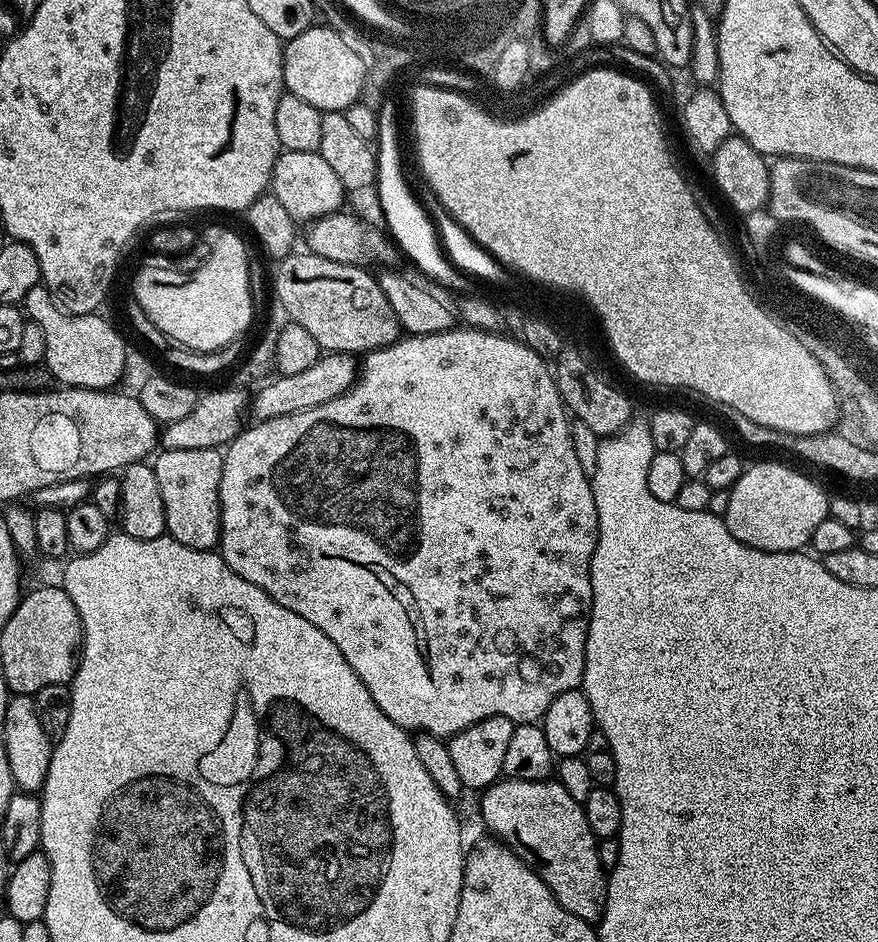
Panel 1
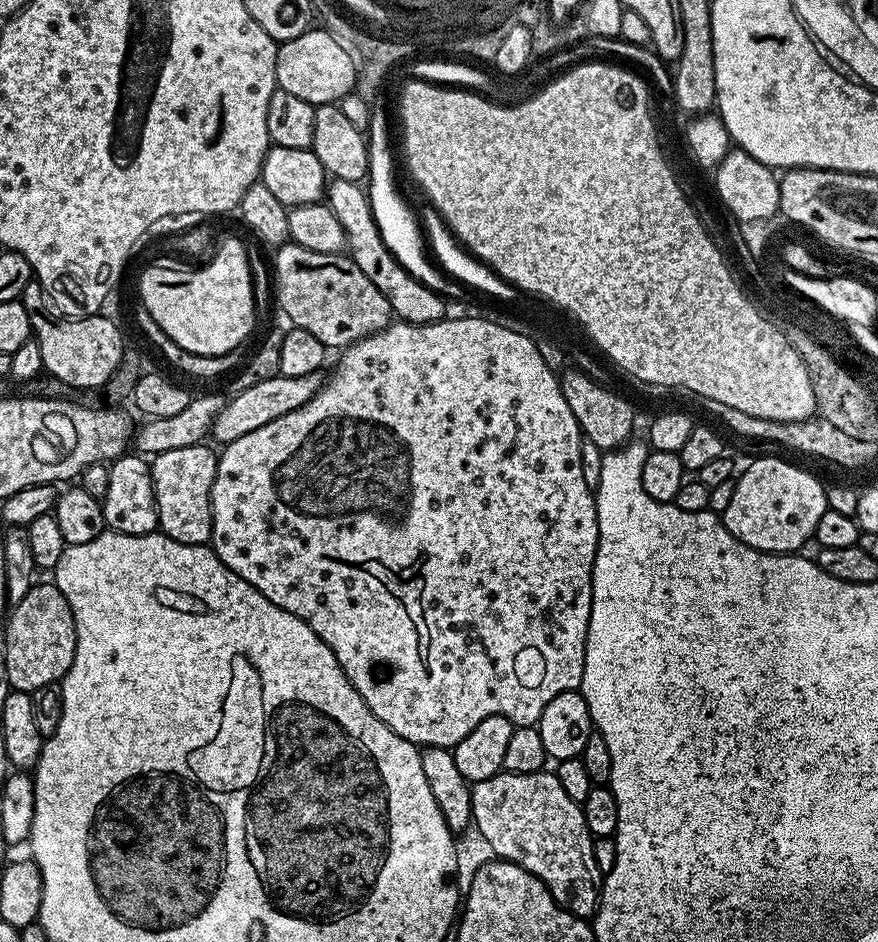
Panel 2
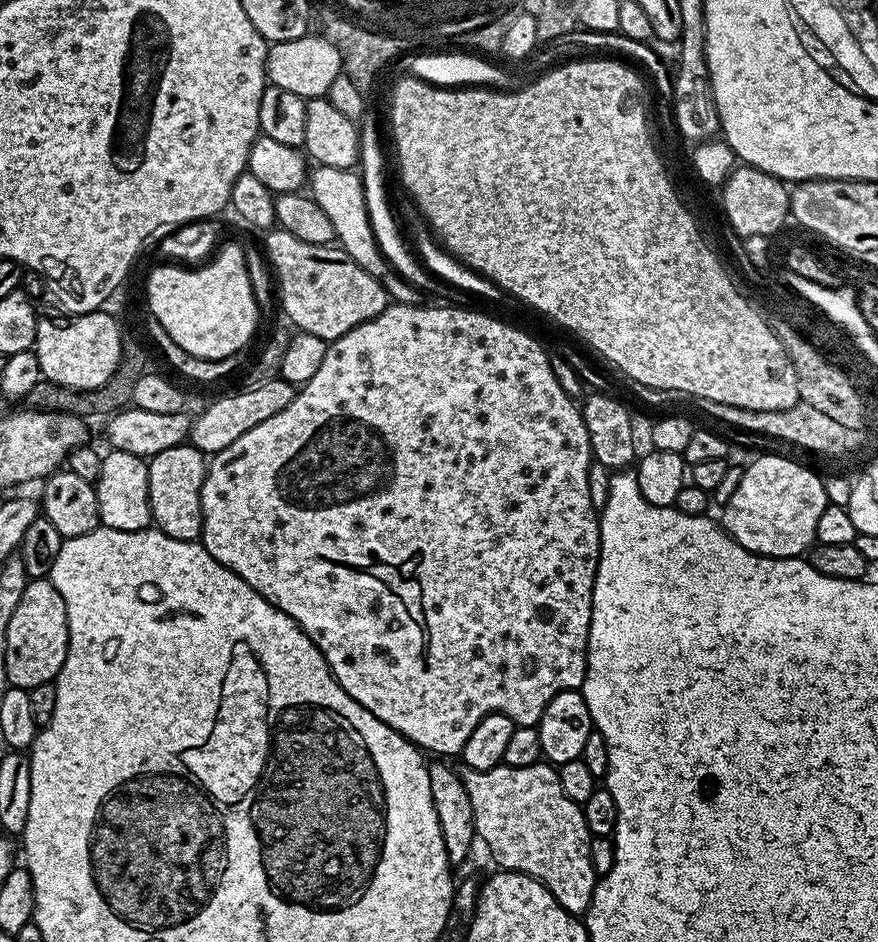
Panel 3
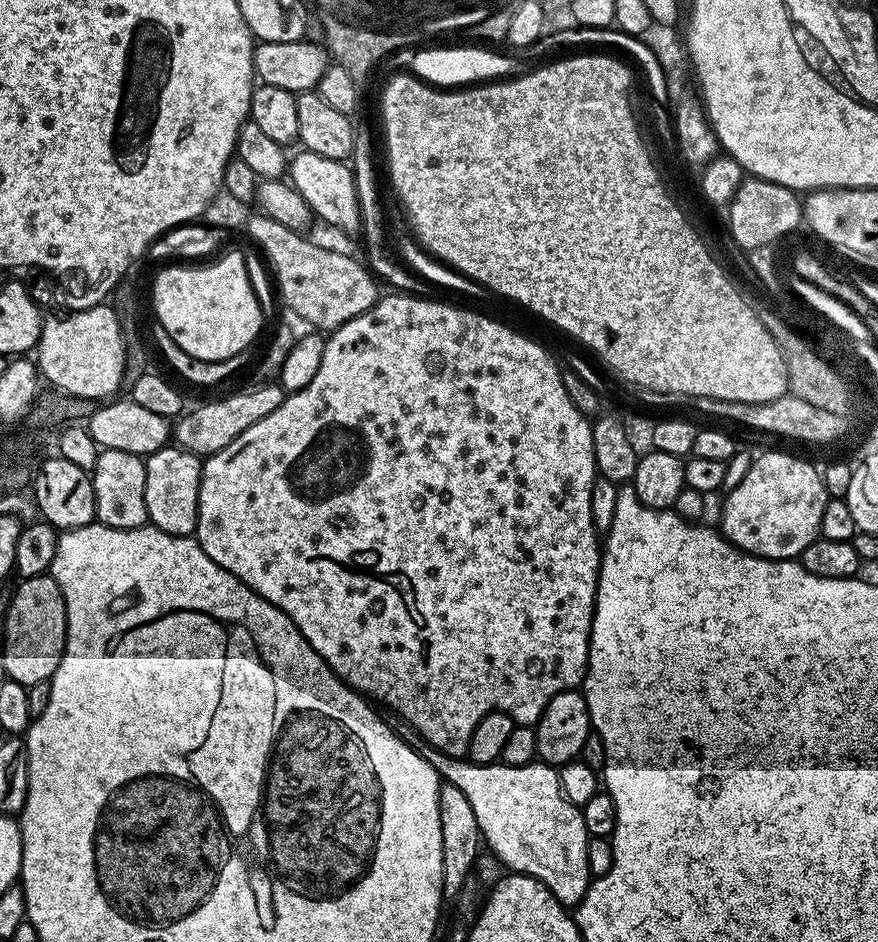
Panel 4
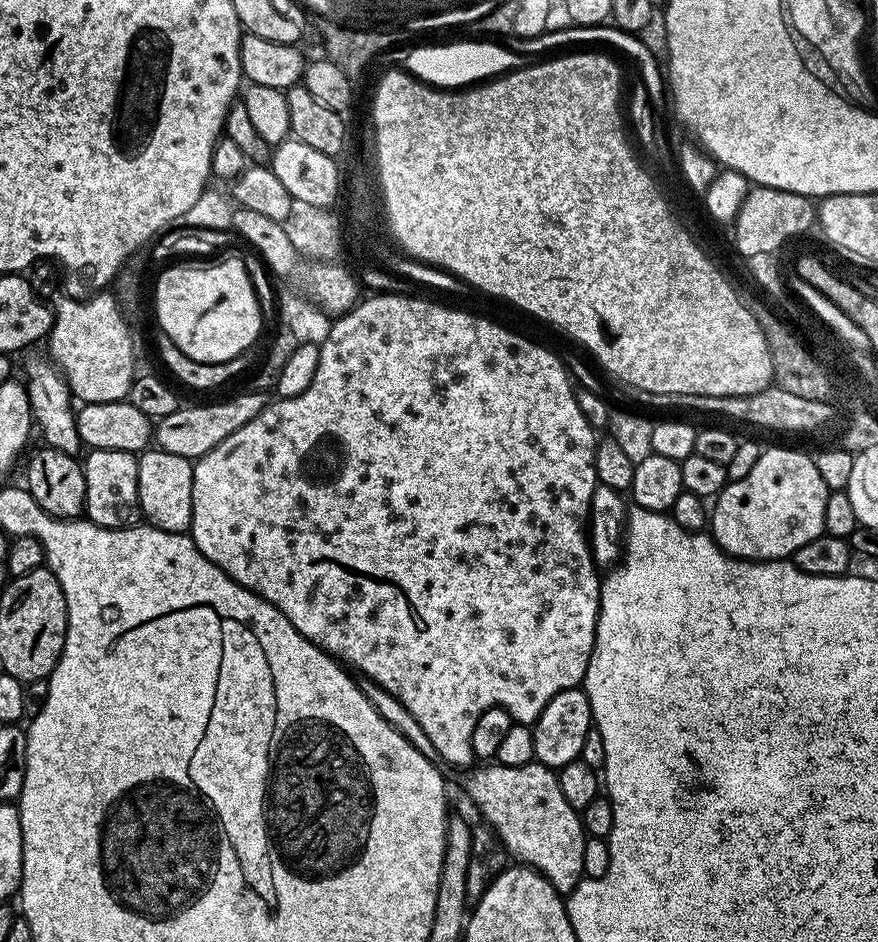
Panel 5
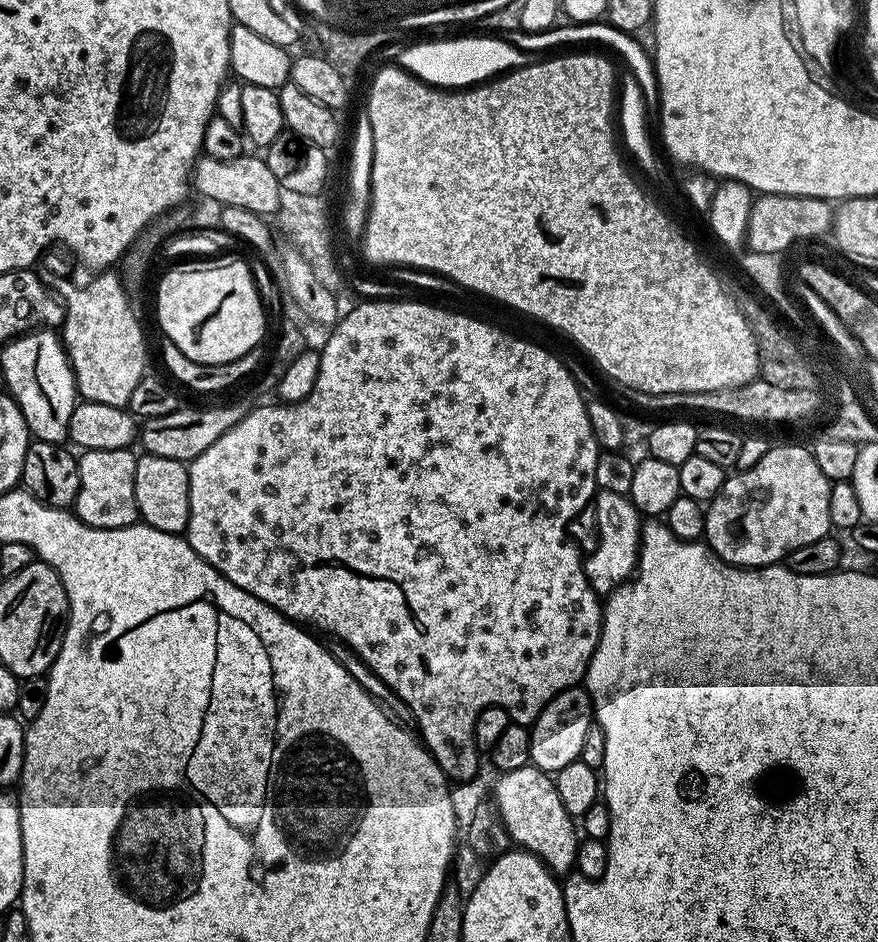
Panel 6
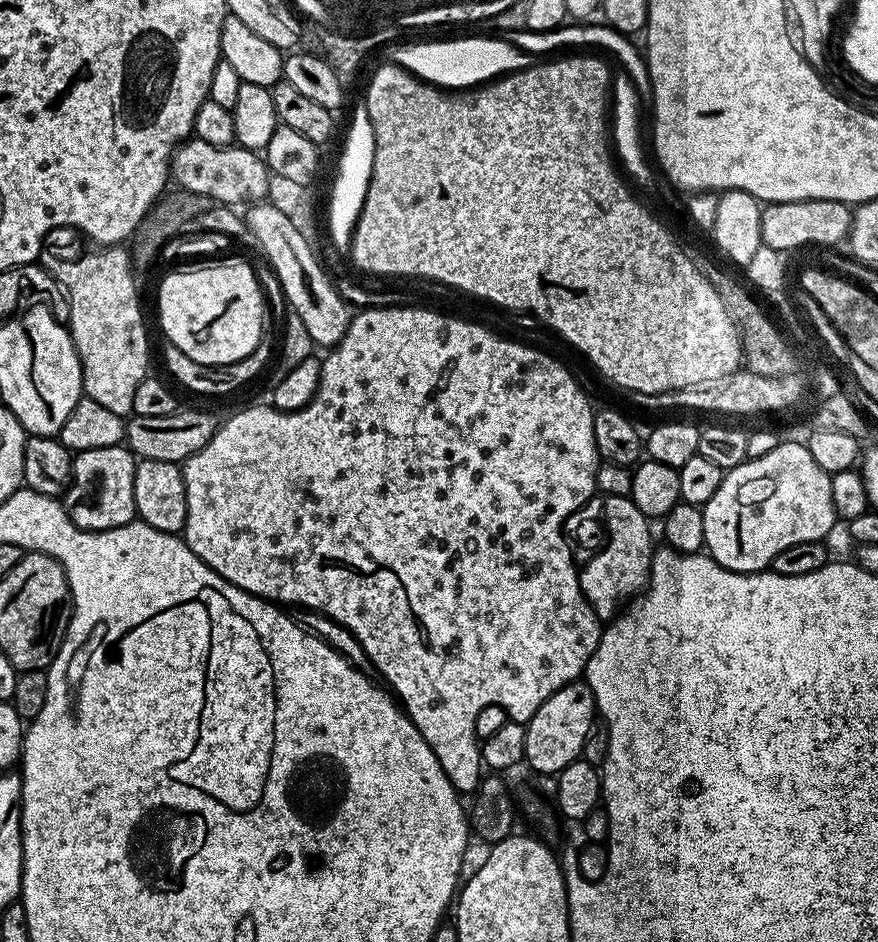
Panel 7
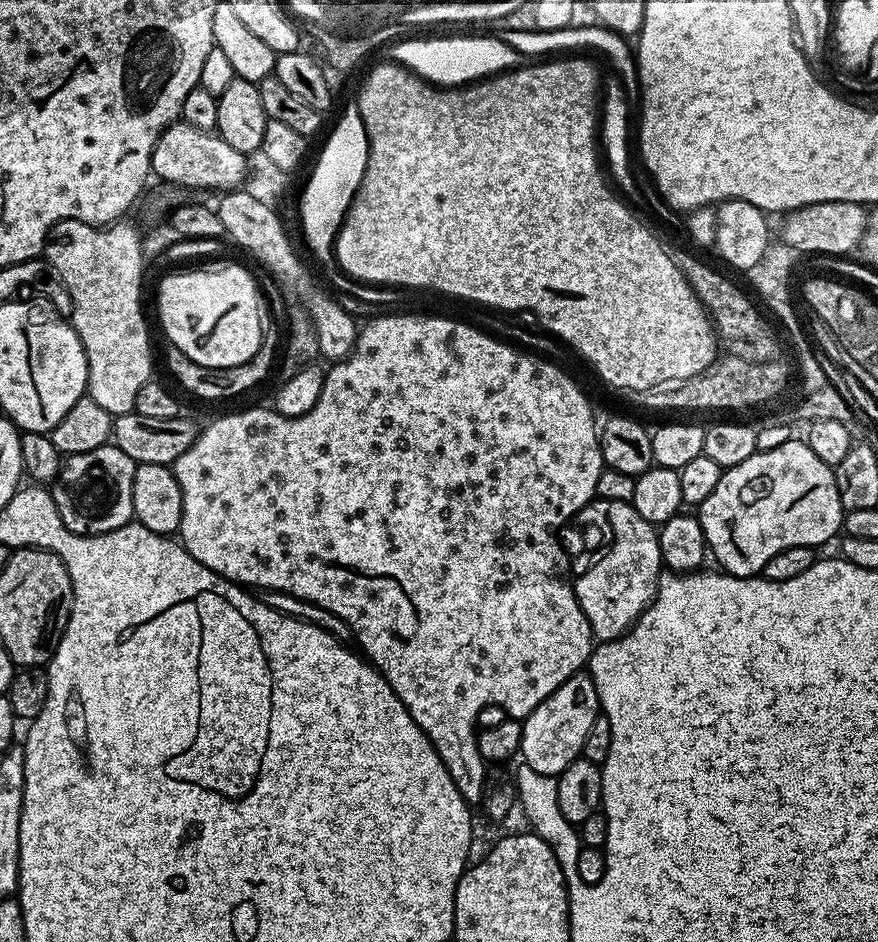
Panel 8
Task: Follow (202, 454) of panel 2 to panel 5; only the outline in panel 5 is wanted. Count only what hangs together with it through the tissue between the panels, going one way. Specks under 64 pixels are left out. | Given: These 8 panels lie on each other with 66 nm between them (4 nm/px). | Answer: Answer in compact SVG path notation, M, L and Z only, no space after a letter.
M145 450L138 456L138 498L143 519L158 530L187 533L192 526L194 506L193 461L178 454Z

